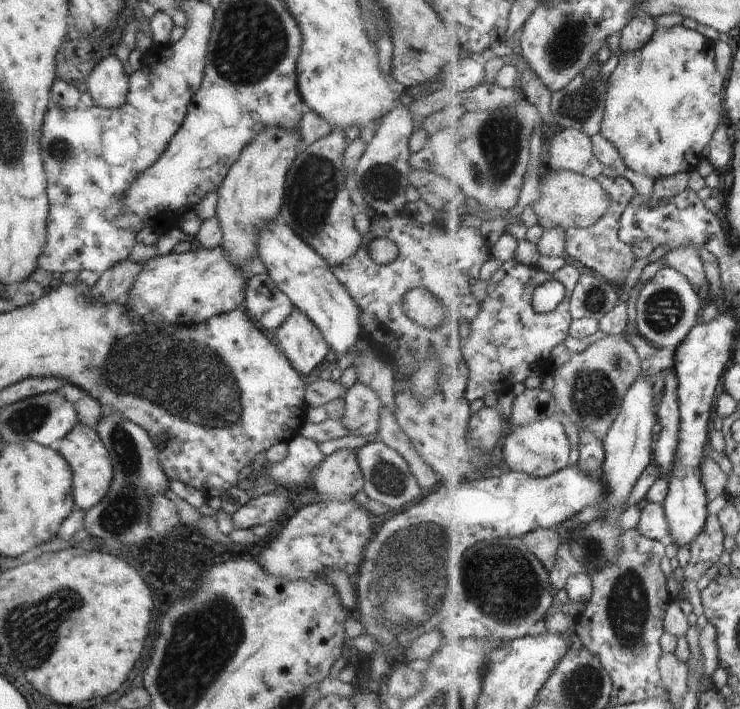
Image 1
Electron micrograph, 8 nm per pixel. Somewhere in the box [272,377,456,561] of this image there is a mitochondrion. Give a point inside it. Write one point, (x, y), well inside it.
(388, 478)

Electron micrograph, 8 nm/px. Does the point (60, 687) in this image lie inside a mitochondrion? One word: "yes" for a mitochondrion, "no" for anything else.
no

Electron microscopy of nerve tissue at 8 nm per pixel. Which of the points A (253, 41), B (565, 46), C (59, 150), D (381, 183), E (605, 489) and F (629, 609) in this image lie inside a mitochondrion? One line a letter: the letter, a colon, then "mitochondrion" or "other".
A: mitochondrion
B: mitochondrion
C: mitochondrion
D: mitochondrion
E: other
F: mitochondrion

